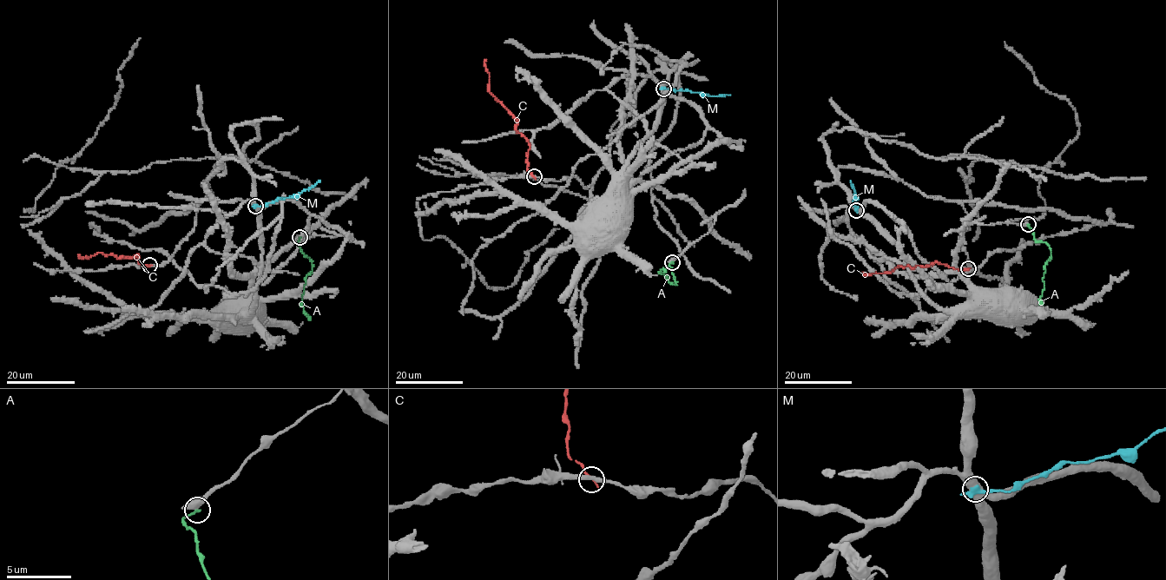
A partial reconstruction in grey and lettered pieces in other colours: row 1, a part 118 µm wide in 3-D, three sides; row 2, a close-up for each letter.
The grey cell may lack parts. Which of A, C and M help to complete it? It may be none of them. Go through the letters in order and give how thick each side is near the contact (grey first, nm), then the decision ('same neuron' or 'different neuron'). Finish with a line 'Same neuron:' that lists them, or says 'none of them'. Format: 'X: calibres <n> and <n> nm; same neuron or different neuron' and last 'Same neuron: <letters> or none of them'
A: calibres 850 and 200 nm; different neuron
C: calibres 320 and 180 nm; different neuron
M: calibres 550 and 400 nm; different neuron
Same neuron: none of them

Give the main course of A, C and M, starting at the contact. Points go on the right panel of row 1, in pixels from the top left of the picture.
A: (1028, 225), (1036, 240), (1044, 241), (1050, 249), (1050, 257), (1044, 265), (1044, 289), (1039, 299), (1043, 304)
C: (968, 268), (960, 270), (933, 261), (912, 268), (897, 266), (890, 273), (866, 274), (859, 273)
M: (856, 210), (855, 192), (850, 180)

